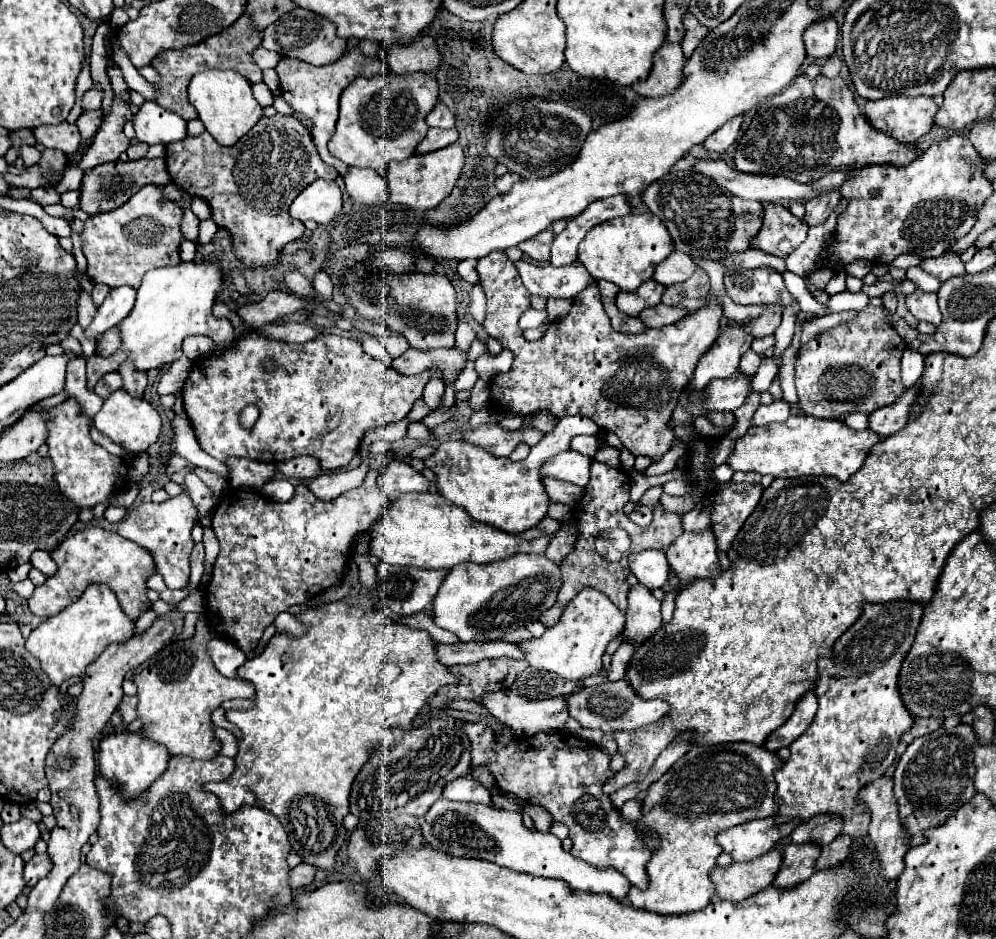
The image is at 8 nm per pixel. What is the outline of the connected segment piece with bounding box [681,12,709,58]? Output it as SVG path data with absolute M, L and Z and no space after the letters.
M687 12L683 16L683 24L685 24L685 38L683 38L681 46L683 46L685 58L689 58L693 54L693 50L699 46L699 42L709 34L709 30L705 26L701 26L691 12Z

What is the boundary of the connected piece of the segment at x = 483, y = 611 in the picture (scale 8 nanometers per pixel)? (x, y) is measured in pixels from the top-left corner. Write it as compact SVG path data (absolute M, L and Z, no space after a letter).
M515 554L495 564L457 564L449 570L447 578L443 580L435 604L433 604L433 620L437 626L453 632L461 642L489 642L489 640L501 640L505 634L527 626L533 620L539 620L539 616L549 610L555 604L557 592L561 586L561 572L559 566L555 566L545 554Z

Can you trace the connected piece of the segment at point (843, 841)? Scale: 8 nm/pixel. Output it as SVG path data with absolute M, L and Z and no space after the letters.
M837 836L831 844L821 848L821 856L815 864L815 870L829 870L843 864L843 860L849 856L851 850L851 838L849 836Z

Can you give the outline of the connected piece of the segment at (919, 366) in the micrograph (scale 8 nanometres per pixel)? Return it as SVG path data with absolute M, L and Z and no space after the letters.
M907 348L903 352L903 358L901 358L901 382L905 388L913 386L913 384L919 384L921 382L921 376L923 376L923 356L911 348Z

